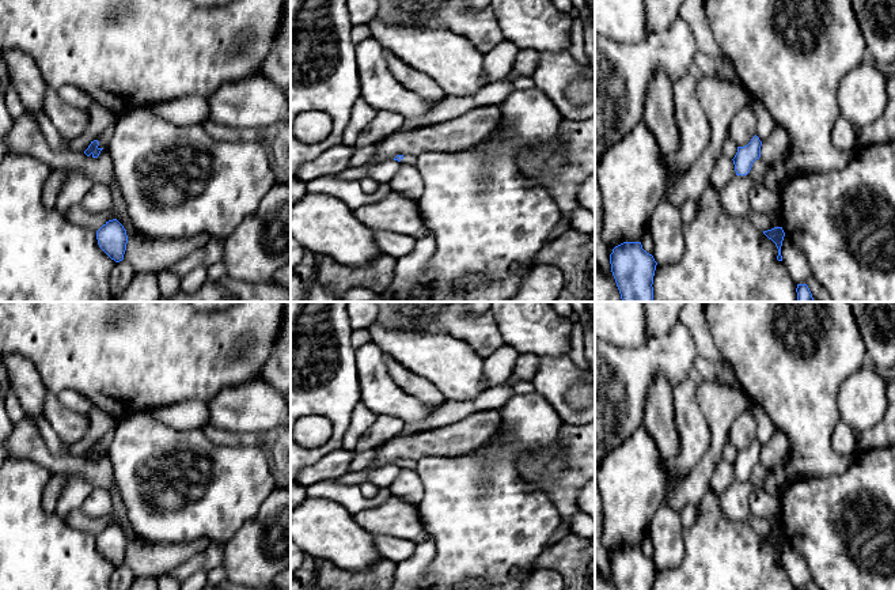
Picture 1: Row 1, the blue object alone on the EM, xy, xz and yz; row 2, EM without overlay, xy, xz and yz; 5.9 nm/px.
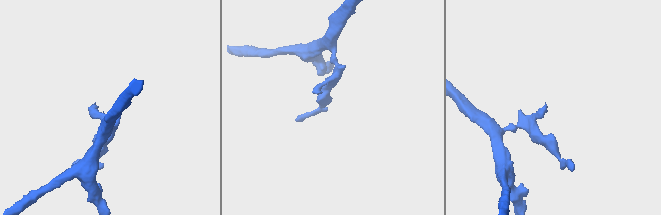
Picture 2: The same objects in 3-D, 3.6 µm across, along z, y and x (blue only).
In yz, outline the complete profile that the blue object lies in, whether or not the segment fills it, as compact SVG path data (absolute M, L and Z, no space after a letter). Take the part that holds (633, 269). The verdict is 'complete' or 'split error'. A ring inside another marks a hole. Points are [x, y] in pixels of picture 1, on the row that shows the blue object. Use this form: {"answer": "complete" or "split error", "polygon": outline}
{"answer": "complete", "polygon": "M623 242L610 254L611 272L622 302L653 302L653 276L657 262L642 249L641 242Z"}

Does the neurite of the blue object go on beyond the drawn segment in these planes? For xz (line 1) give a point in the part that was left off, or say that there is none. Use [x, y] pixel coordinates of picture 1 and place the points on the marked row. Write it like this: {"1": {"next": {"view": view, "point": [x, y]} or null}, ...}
{"1": {"next": null}}

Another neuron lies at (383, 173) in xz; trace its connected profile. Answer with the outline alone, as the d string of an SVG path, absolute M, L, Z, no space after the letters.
M388 159L382 163L364 164L361 167L349 167L335 177L344 181L361 181L363 178L373 178L379 184L388 184L394 175L399 171L403 163Z

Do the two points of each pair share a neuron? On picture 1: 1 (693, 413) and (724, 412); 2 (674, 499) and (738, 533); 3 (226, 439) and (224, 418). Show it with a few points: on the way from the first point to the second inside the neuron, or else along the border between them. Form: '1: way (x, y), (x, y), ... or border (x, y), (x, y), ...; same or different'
1: border (697, 385), (697, 403), (709, 424), (712, 445); different
2: border (708, 490), (697, 505); different
3: border (211, 423), (235, 431), (257, 432); different

